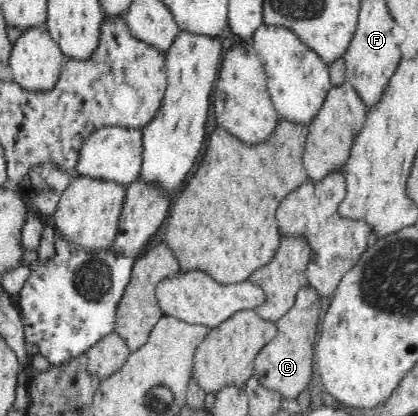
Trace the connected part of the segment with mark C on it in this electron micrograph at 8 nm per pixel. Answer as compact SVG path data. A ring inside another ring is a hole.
M305 284L296 295L292 309L276 322L277 332L258 353L253 365L255 375L262 387L274 390L286 399L296 399L300 393L311 387L314 335L318 331L318 321L322 313L321 296Z

